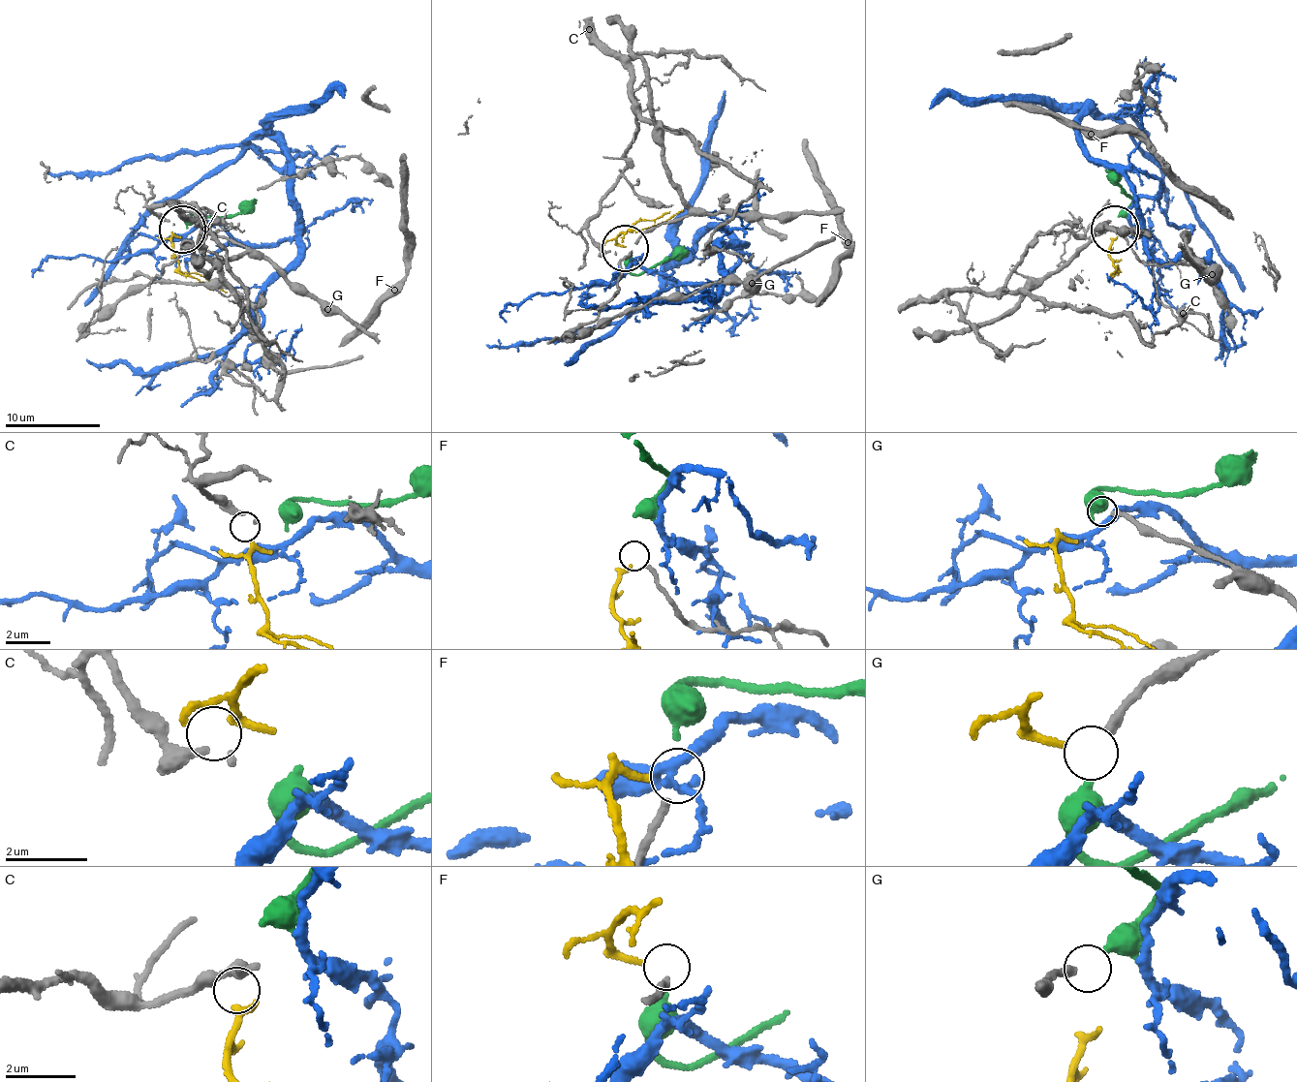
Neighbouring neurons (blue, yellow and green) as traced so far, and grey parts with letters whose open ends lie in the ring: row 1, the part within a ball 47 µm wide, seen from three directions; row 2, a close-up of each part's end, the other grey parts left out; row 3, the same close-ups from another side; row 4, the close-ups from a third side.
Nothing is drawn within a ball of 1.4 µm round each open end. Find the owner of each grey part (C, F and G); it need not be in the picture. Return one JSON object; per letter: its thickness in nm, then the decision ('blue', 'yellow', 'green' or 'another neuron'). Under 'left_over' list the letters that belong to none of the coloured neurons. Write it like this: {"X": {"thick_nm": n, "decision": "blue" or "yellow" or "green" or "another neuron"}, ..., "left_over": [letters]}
{"C": {"thick_nm": 200, "decision": "yellow"}, "F": {"thick_nm": 170, "decision": "another neuron"}, "G": {"thick_nm": 200, "decision": "green"}, "left_over": ["F"]}

